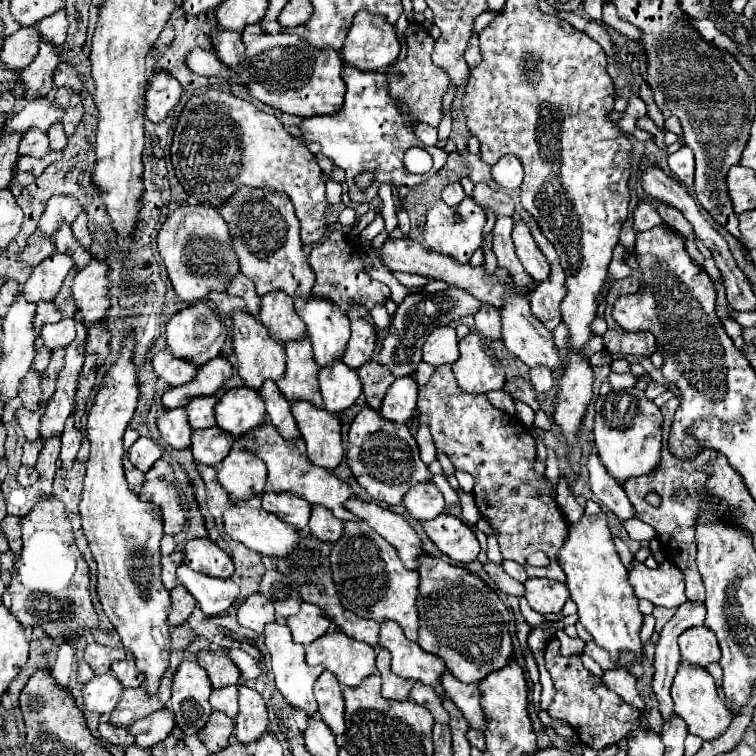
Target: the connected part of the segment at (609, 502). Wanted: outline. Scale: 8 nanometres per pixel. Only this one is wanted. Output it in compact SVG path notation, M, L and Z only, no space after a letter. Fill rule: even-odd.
M592 447L590 449L590 459L588 459L588 471L590 471L590 485L594 495L618 517L620 523L634 519L634 507L630 499L626 497L626 491L622 485L618 485L610 473L606 473L604 465L598 461L598 453Z

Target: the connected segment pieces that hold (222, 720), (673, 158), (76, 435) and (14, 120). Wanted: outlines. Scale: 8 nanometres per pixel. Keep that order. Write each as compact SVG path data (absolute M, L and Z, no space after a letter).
M212 711L206 727L198 733L198 739L206 745L210 753L218 753L228 745L228 739L232 735L232 719L224 713Z
M686 145L682 147L682 151L676 151L676 153L668 155L668 165L670 165L672 173L678 177L678 181L682 181L686 187L692 187L692 181L694 181L694 155Z
M72 417L66 419L66 429L64 429L64 433L62 433L60 439L62 439L60 461L62 461L62 467L70 469L72 463L74 463L74 459L76 459L76 453L78 453L78 449L80 449L80 441L82 441L82 435L80 435L80 431L76 429Z
M38 99L38 101L26 101L24 109L14 113L10 119L6 119L2 131L6 135L20 133L24 135L30 129L40 129L42 133L48 131L48 127L62 119L62 109L54 105L52 99Z

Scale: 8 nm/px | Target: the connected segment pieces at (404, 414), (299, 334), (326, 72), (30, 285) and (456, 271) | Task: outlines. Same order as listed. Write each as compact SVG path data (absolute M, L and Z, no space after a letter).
M410 375L400 377L388 389L380 413L396 423L406 423L412 417L412 411L416 409L416 395L418 395L416 379Z
M272 291L260 297L258 319L270 329L272 337L282 343L302 339L306 335L306 327L294 311L292 297L284 291Z
M248 25L242 31L242 41L246 45L246 57L242 61L240 71L232 71L212 51L204 51L204 49L190 51L186 63L198 75L206 75L206 77L216 75L236 85L242 85L254 99L282 113L312 117L312 115L326 115L342 107L346 85L342 79L344 61L340 59L338 51L334 49L318 51L296 35L264 33L260 25Z
M54 253L42 263L38 263L32 269L32 275L28 277L28 281L24 283L26 301L30 303L52 301L58 295L60 285L68 275L68 271L72 269L72 265L74 263L70 255L62 255L62 253Z
M388 237L378 251L380 251L382 263L384 263L388 269L392 269L392 271L418 273L418 275L424 275L424 277L434 277L434 279L446 281L446 283L450 283L450 285L456 285L456 287L460 287L460 289L466 289L466 291L472 293L478 301L486 301L488 305L494 305L494 307L502 307L504 287L506 287L506 285L512 285L512 287L514 287L510 275L508 275L504 269L496 269L494 275L488 275L482 265L480 265L480 267L458 265L452 257L446 257L446 255L440 255L440 253L432 253L432 251L424 249L418 241L412 241L412 239L408 239L408 237L404 237L404 239Z

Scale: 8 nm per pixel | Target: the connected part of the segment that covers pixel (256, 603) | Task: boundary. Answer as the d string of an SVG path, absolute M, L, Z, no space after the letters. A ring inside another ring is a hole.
M260 593L250 595L238 605L238 623L256 633L264 631L264 625L274 621L274 605Z

